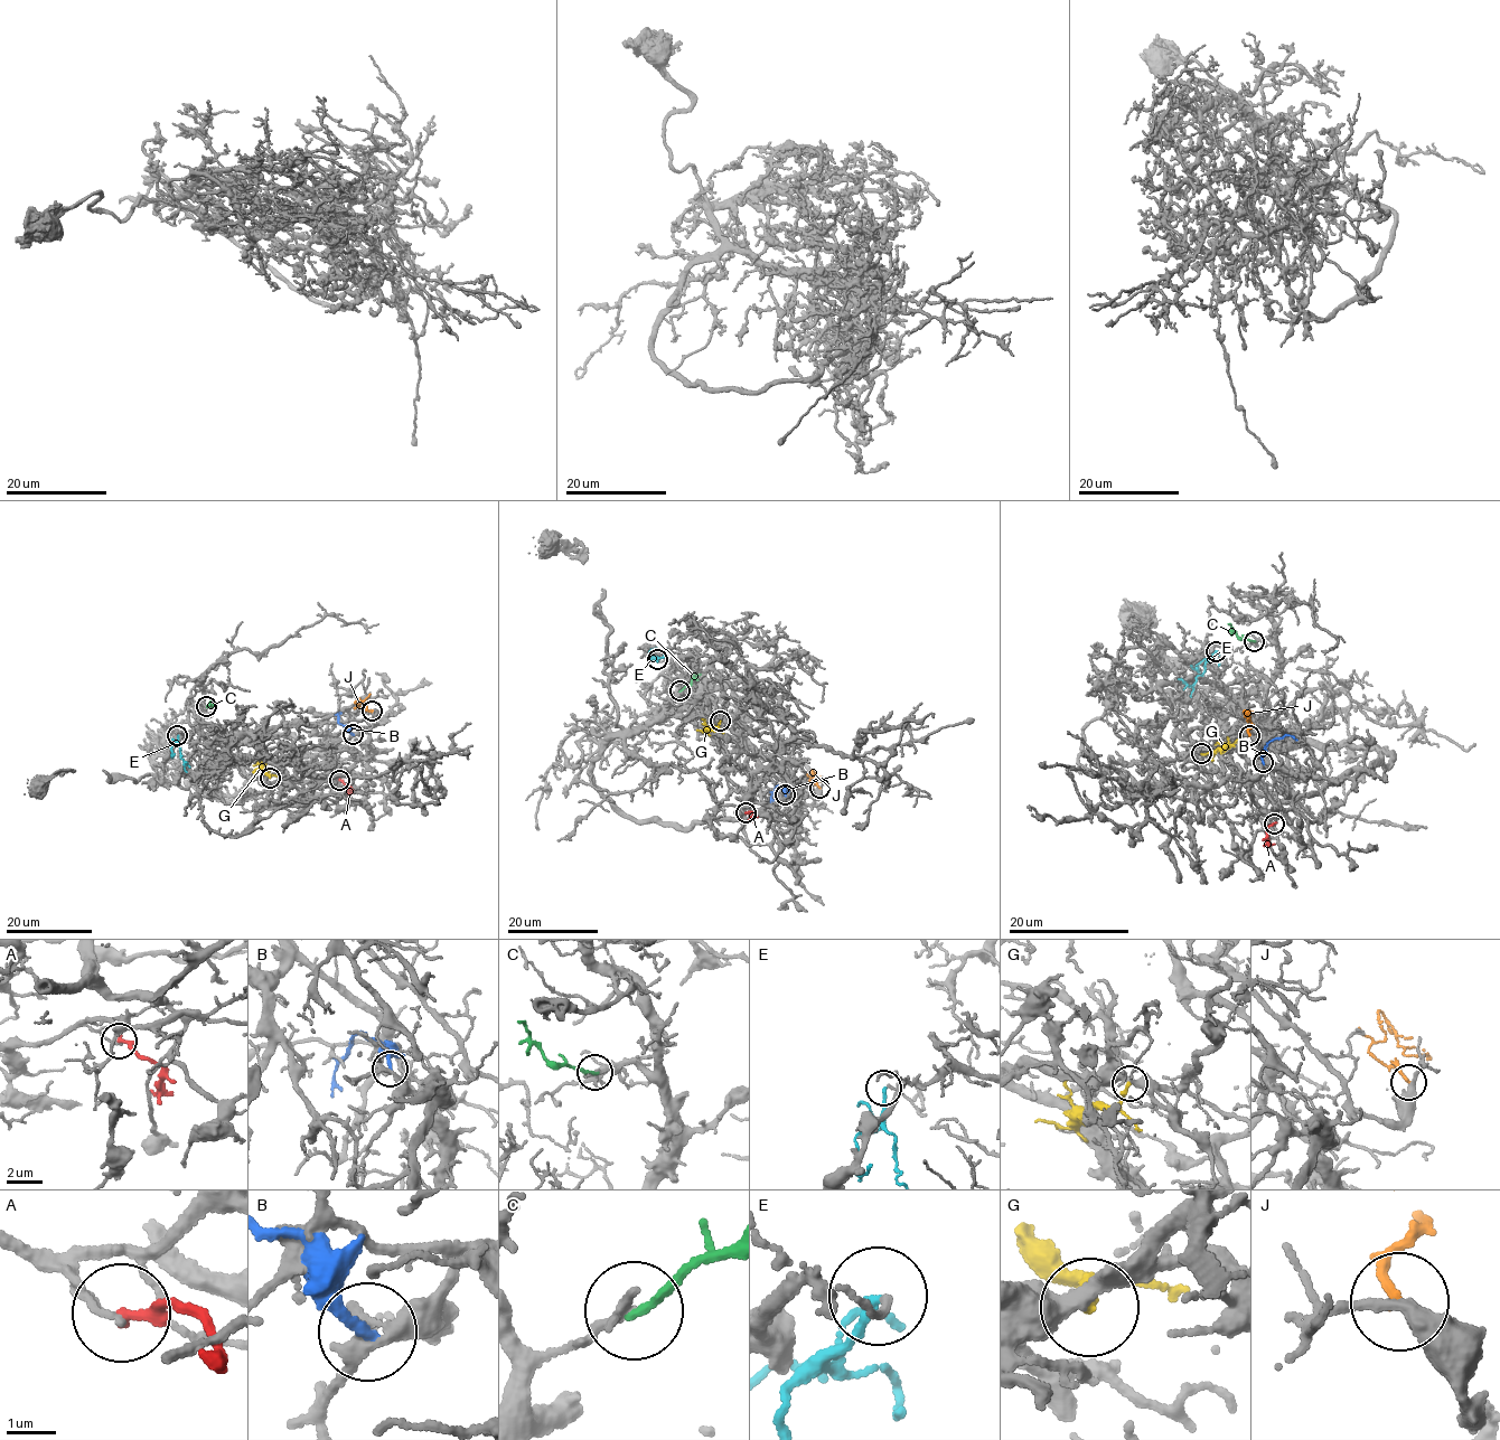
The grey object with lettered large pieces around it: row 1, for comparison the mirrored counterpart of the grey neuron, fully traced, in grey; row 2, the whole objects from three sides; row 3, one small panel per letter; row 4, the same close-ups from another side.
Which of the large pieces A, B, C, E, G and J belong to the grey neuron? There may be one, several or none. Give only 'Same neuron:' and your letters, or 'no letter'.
Same neuron: J

